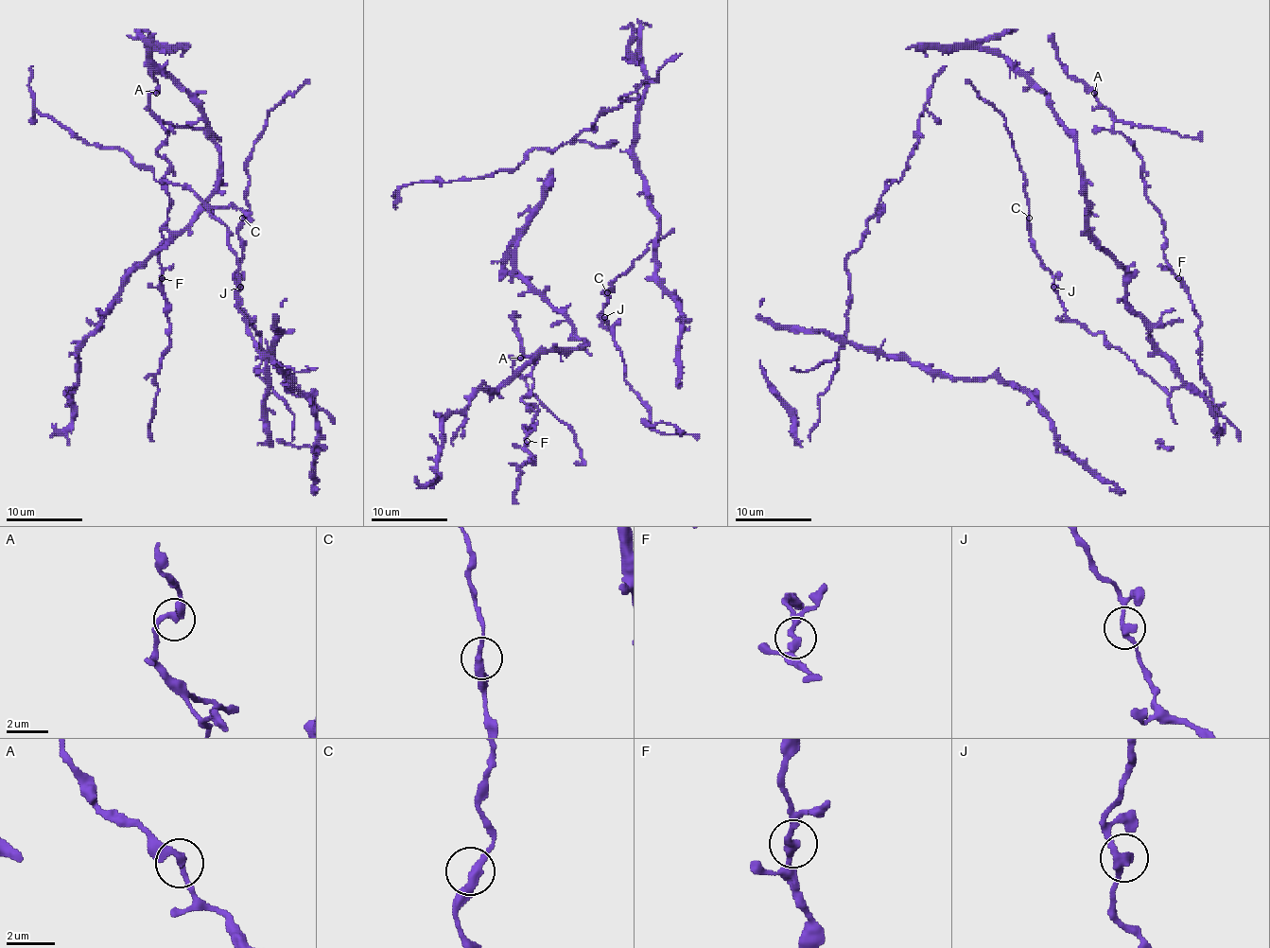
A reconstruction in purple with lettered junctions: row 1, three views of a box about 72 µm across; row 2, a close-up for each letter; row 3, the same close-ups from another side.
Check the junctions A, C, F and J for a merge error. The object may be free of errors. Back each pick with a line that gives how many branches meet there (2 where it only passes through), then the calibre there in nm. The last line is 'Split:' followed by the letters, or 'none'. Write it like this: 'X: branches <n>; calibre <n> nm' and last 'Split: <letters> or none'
Split: none

